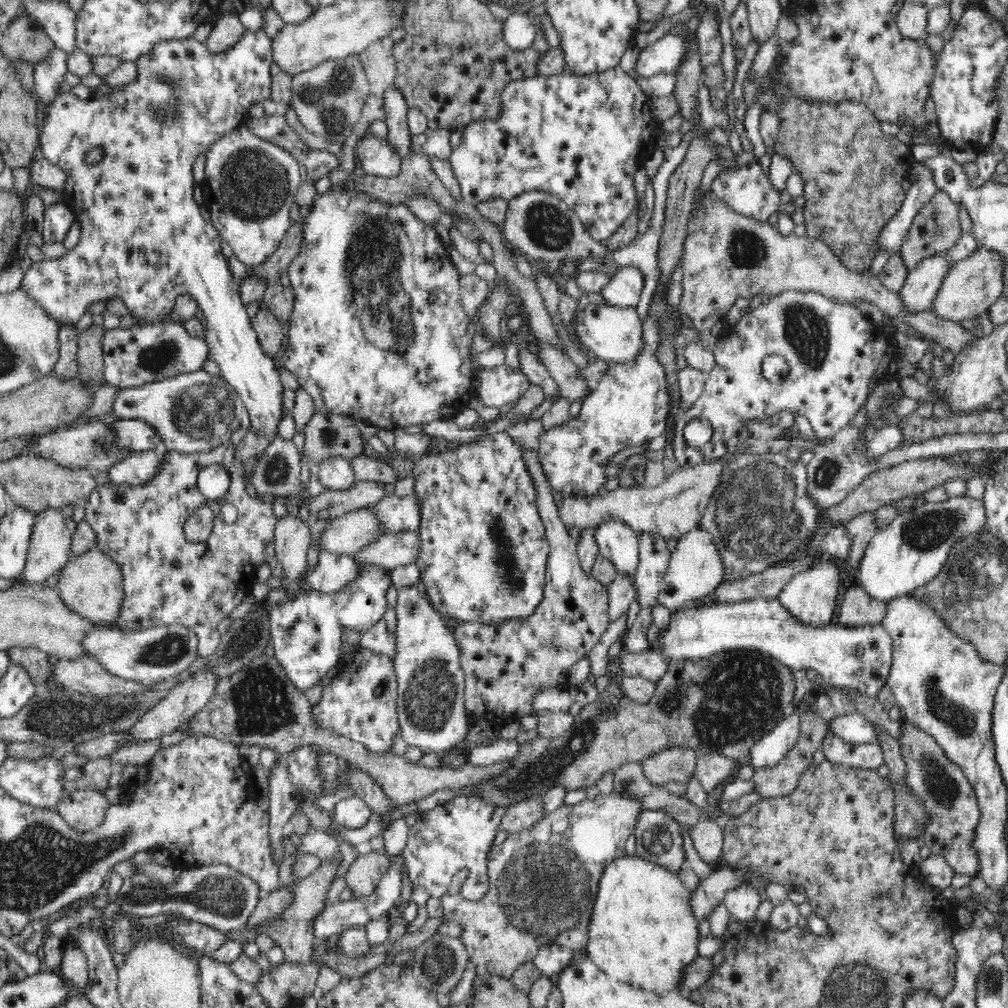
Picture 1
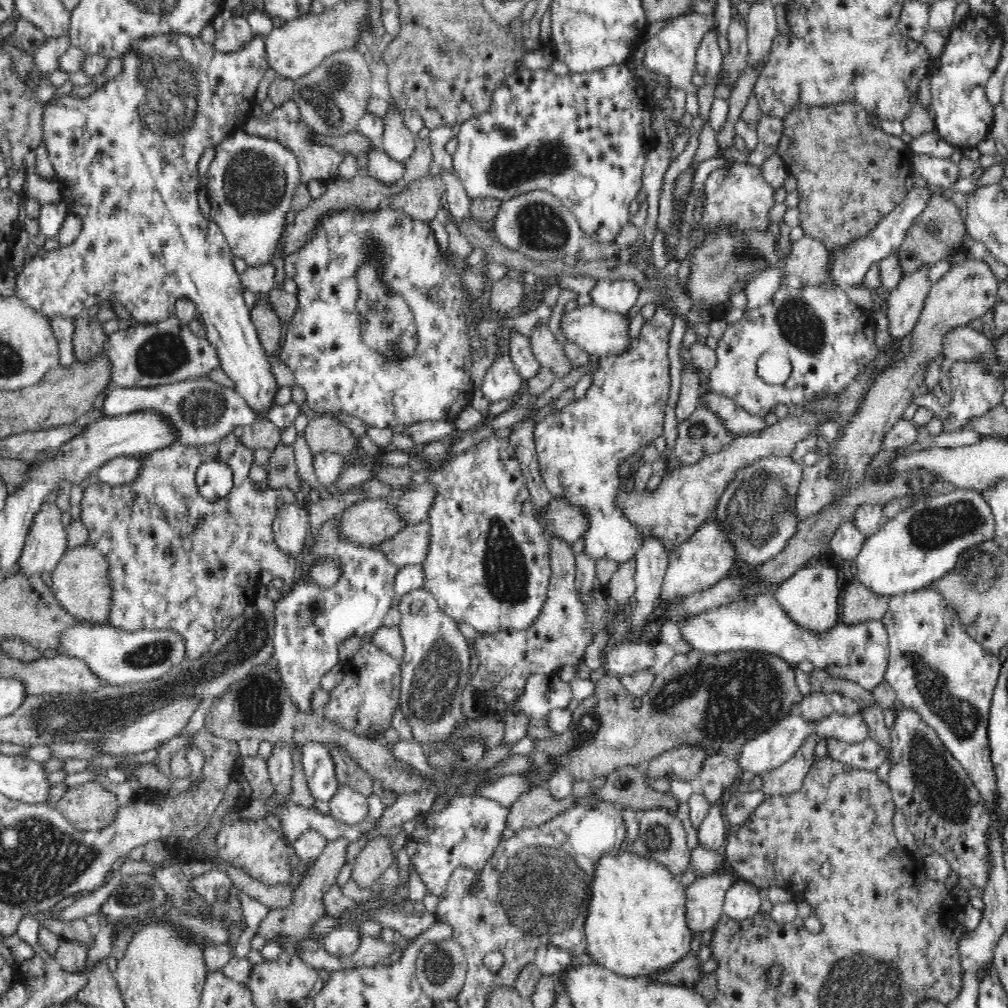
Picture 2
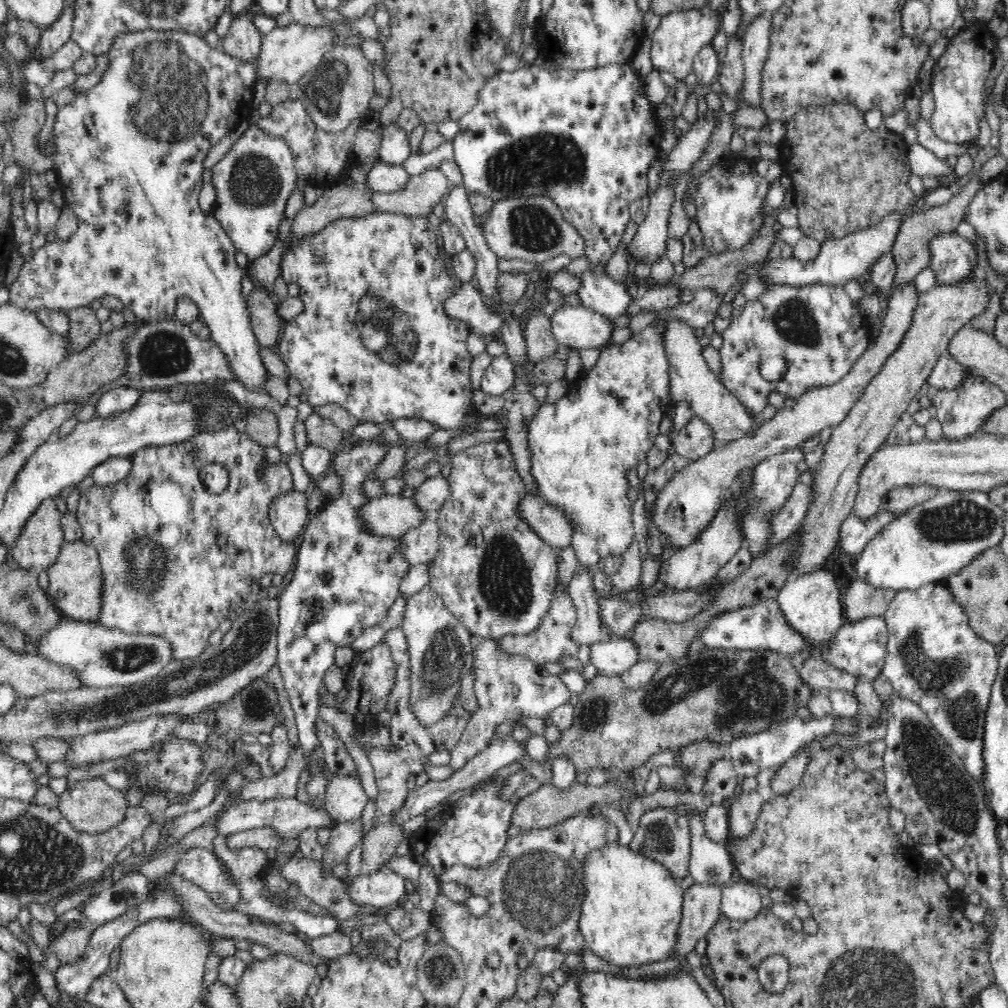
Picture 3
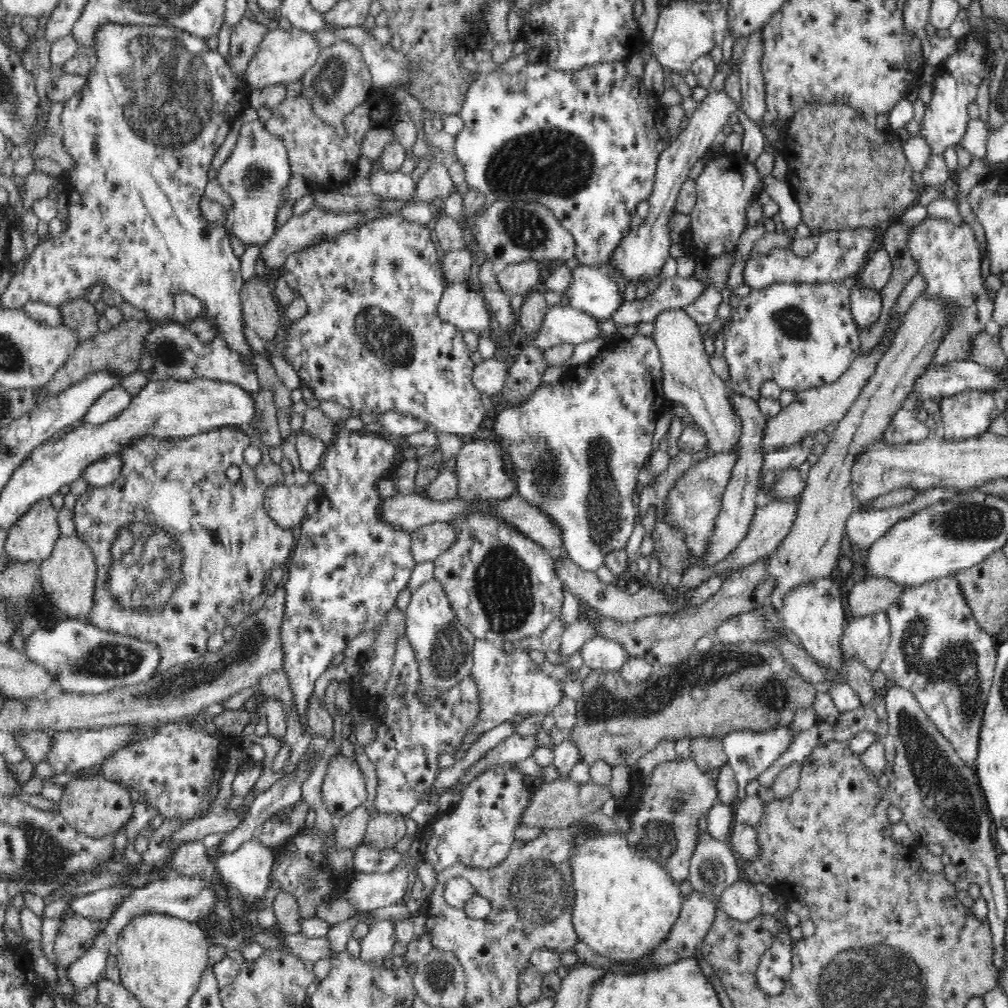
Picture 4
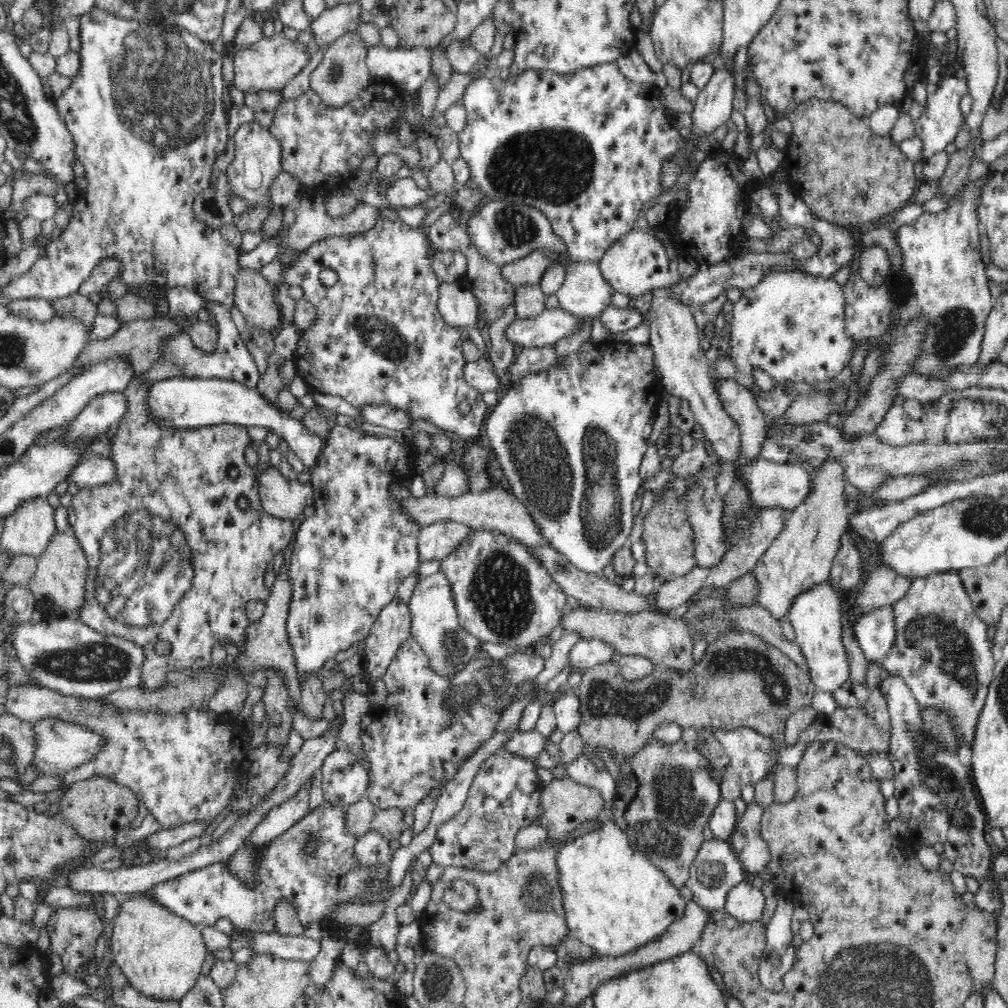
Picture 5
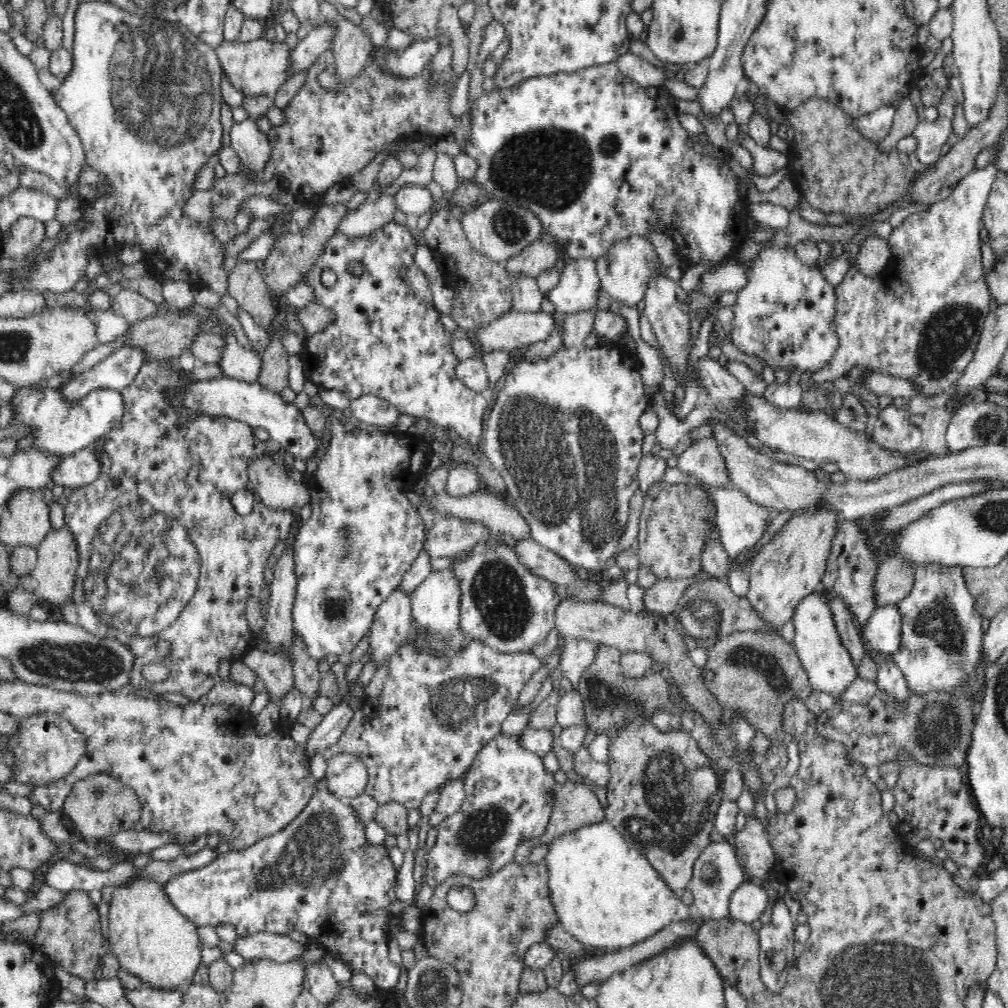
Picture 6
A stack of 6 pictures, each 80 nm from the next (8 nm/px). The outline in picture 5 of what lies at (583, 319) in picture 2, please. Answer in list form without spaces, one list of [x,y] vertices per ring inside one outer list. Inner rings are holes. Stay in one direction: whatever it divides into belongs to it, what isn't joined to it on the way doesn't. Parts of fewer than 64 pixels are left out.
[[[556,307],[546,309],[532,318],[518,318],[506,329],[510,342],[522,347],[552,346],[564,336],[580,330],[580,317]]]

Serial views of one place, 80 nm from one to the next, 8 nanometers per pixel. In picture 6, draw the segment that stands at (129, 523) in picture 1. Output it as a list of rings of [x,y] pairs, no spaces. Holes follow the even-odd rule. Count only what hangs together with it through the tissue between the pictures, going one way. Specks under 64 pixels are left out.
[[[152,362],[145,363],[132,385],[121,392],[125,403],[124,415],[121,422],[104,436],[106,442],[102,452],[95,455],[99,464],[99,475],[92,484],[73,489],[70,497],[67,498],[68,504],[63,508],[65,526],[72,533],[77,546],[78,568],[72,600],[68,604],[62,604],[62,612],[65,624],[82,626],[94,637],[114,638],[128,648],[133,656],[129,677],[135,688],[146,688],[158,694],[180,692],[188,698],[197,700],[202,694],[207,694],[219,681],[220,666],[232,666],[235,662],[245,661],[246,654],[256,648],[257,637],[248,627],[246,620],[246,602],[250,596],[255,596],[260,601],[269,599],[269,586],[264,581],[264,570],[272,564],[274,546],[279,540],[288,538],[290,526],[294,520],[290,515],[271,510],[259,499],[254,501],[253,510],[248,516],[242,517],[236,512],[231,501],[240,488],[255,494],[248,473],[245,472],[248,460],[254,455],[266,453],[267,446],[253,434],[254,428],[240,422],[239,419],[199,415],[190,418],[190,422],[181,420],[172,412],[170,406],[166,406],[162,392],[164,388],[172,388],[172,386],[178,388],[184,384],[188,384],[188,378],[180,380],[176,372],[168,372],[166,362]],[[136,501],[146,501],[156,512],[178,518],[188,530],[190,542],[196,547],[200,559],[200,576],[192,600],[182,609],[172,624],[149,637],[128,636],[124,631],[104,624],[96,615],[92,605],[88,603],[84,593],[84,580],[88,576],[94,534],[98,532],[104,520],[128,503]],[[159,640],[171,643],[172,651],[169,655],[162,657],[157,652]],[[154,662],[163,664],[170,670],[168,677],[161,682],[149,682],[142,675],[142,668]]]

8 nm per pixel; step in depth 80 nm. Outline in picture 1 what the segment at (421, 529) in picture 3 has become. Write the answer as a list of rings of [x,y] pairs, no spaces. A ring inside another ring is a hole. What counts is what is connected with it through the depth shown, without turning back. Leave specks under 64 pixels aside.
[[[417,530],[385,533],[353,554],[355,562],[371,562],[388,570],[412,564],[419,555],[421,539]]]

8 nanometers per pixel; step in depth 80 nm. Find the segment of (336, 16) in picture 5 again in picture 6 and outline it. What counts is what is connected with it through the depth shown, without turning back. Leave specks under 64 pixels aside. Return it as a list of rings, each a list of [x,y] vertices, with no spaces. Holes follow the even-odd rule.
[[[314,24],[310,27],[308,36],[304,40],[299,40],[298,44],[290,50],[290,68],[286,80],[298,72],[307,71],[317,56],[336,38],[337,32],[336,25],[316,27]]]

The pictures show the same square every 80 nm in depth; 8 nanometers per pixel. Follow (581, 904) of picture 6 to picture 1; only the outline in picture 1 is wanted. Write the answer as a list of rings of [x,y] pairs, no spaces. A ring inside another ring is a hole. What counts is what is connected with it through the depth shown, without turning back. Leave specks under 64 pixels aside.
[[[625,855],[606,863],[598,889],[588,927],[589,941],[584,948],[588,958],[620,983],[632,984],[650,992],[682,990],[684,968],[698,958],[700,932],[699,922],[693,917],[691,893],[684,887],[678,874],[641,857]]]

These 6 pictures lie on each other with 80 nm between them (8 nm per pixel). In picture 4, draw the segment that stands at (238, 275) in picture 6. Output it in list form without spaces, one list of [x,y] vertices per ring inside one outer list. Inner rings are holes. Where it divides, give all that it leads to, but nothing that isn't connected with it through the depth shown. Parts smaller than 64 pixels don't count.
[[[255,276],[246,284],[243,283],[240,292],[242,299],[242,318],[264,342],[275,341],[280,328],[280,312],[278,303],[274,301],[272,290],[264,279]]]

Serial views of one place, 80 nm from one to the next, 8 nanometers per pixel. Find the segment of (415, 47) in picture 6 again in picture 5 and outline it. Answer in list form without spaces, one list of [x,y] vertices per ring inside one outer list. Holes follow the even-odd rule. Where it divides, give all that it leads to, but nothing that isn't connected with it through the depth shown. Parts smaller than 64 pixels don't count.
[[[383,43],[367,46],[367,67],[373,80],[395,83],[400,90],[418,90],[431,73],[429,48],[388,48]]]

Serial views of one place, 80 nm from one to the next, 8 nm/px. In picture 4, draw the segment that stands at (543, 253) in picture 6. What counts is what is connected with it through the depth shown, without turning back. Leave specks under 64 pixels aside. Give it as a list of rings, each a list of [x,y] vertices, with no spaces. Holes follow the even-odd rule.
[[[524,260],[508,265],[497,274],[497,282],[507,291],[508,296],[526,295],[539,288],[539,277],[542,270],[542,260]]]

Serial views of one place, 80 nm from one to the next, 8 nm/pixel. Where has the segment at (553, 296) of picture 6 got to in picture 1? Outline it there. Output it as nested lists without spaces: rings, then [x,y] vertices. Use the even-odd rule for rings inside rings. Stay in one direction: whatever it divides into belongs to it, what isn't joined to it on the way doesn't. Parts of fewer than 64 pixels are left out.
[[[623,266],[600,293],[606,305],[636,307],[644,288],[644,273],[636,266]]]

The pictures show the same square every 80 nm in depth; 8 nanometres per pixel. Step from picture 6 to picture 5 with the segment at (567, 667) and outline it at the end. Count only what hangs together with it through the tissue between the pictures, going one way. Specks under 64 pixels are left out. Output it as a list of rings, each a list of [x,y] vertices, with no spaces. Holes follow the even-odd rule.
[[[582,638],[568,654],[567,663],[573,666],[574,671],[592,668],[598,664],[608,662],[612,656],[619,654],[606,642],[596,639]]]

